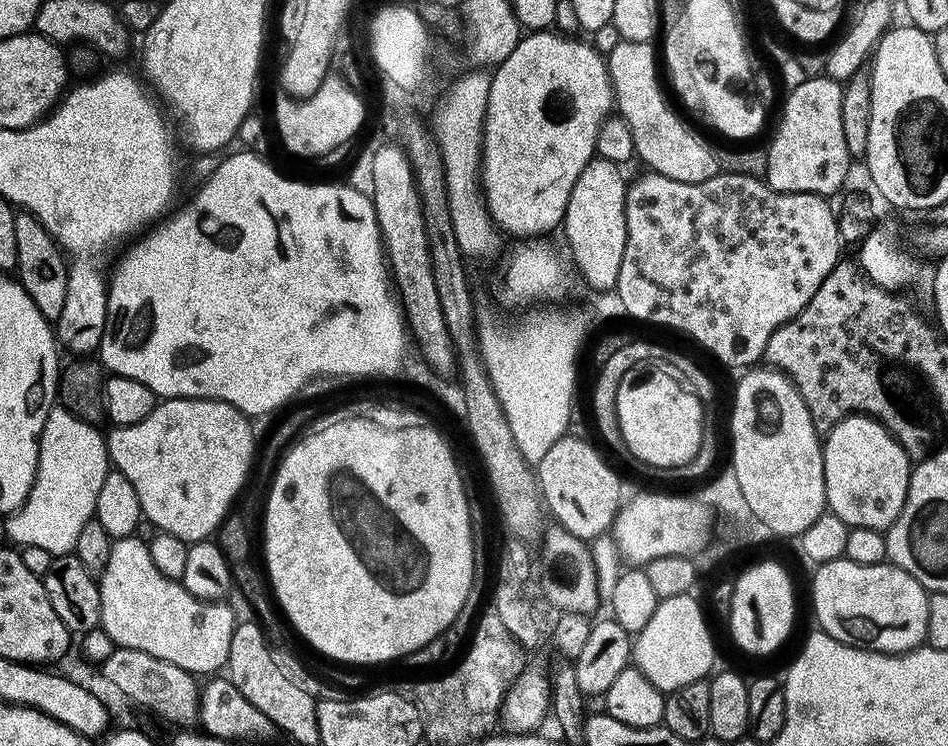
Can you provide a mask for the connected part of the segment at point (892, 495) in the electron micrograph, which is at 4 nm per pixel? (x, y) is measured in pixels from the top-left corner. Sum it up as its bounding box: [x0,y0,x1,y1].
[823,416,913,530]

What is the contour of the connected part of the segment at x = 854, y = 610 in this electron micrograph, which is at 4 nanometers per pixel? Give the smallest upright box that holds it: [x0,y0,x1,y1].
[810,558,930,654]

